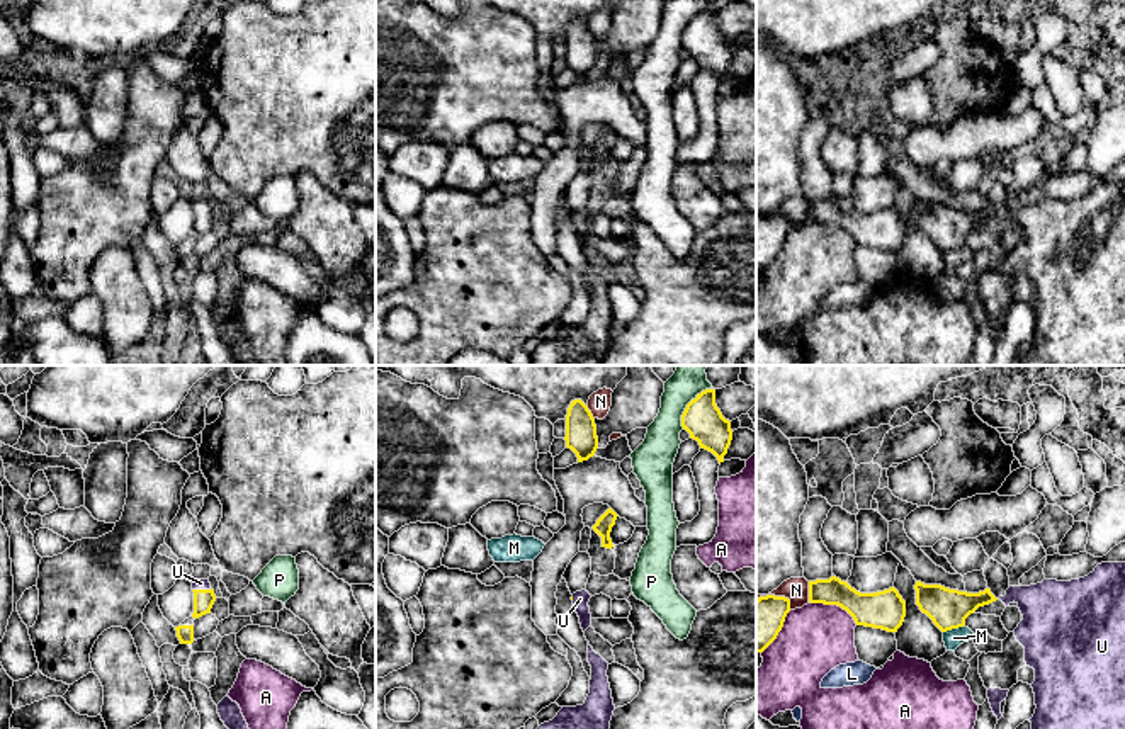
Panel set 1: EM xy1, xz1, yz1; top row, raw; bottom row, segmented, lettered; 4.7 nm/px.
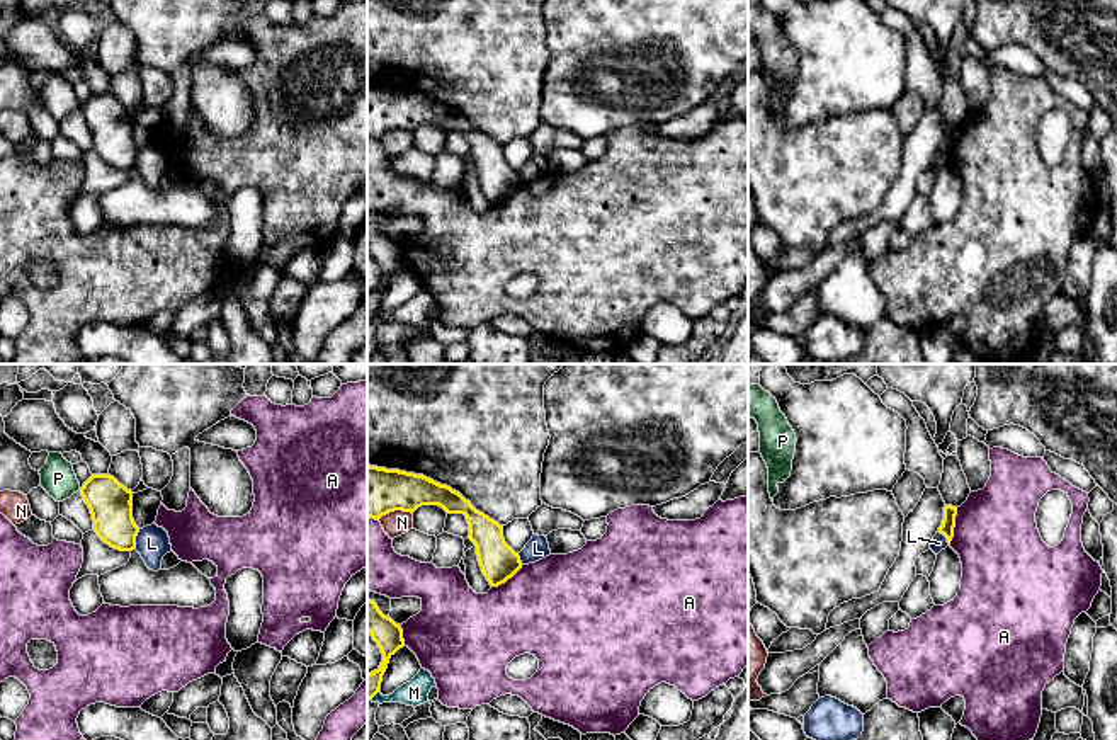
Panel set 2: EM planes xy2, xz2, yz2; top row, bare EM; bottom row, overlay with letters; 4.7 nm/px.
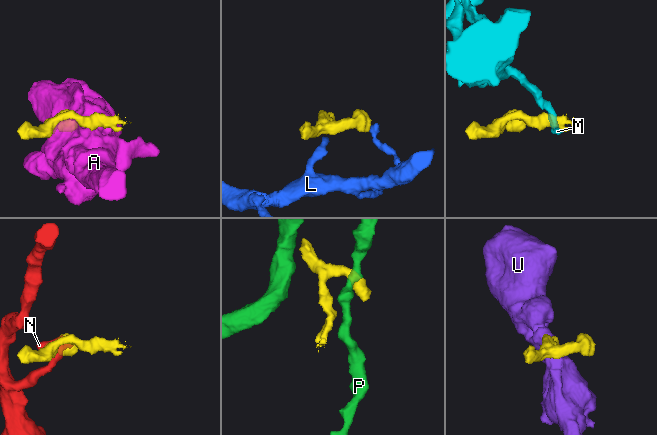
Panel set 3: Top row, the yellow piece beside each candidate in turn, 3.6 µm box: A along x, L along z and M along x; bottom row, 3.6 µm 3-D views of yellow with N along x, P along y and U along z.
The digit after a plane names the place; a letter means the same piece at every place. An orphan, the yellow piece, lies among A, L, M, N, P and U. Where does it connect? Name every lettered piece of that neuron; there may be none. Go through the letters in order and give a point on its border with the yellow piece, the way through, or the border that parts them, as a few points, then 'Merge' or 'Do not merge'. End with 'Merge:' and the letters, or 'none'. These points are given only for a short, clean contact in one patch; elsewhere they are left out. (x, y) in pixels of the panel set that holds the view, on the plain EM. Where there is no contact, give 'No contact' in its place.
A: Touches yellow at yz1 (835, 223). Do not merge
L: Touches yellow at xy2 (135, 159). Boundary: xy2 (140, 148), (133, 167). Do not merge
M: Touches yellow at yz1 (954, 247). Boundary: yz1 (964, 243), (944, 252). Do not merge
N: Touches yellow at xz2 (395, 128). Do not merge
P: Touches yellow at xz1 (687, 24). Boundary: xz1 (712, 7), (702, 9), (687, 24), (682, 34), (682, 48). Do not merge
U: Touches yellow at xy1 (201, 209). Path across: xy1 (203, 218), (201, 209), (201, 203). Merge
Merge: U

